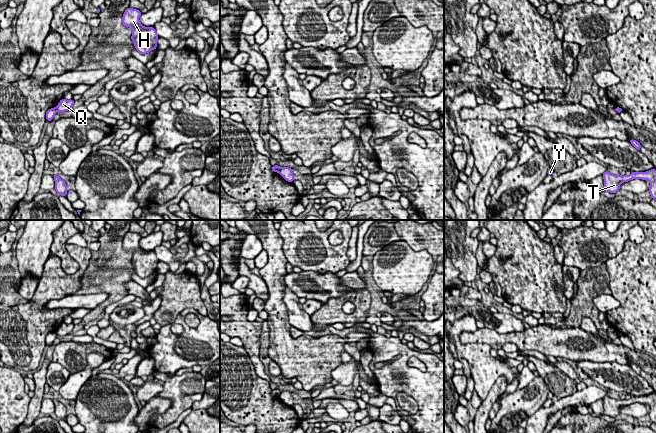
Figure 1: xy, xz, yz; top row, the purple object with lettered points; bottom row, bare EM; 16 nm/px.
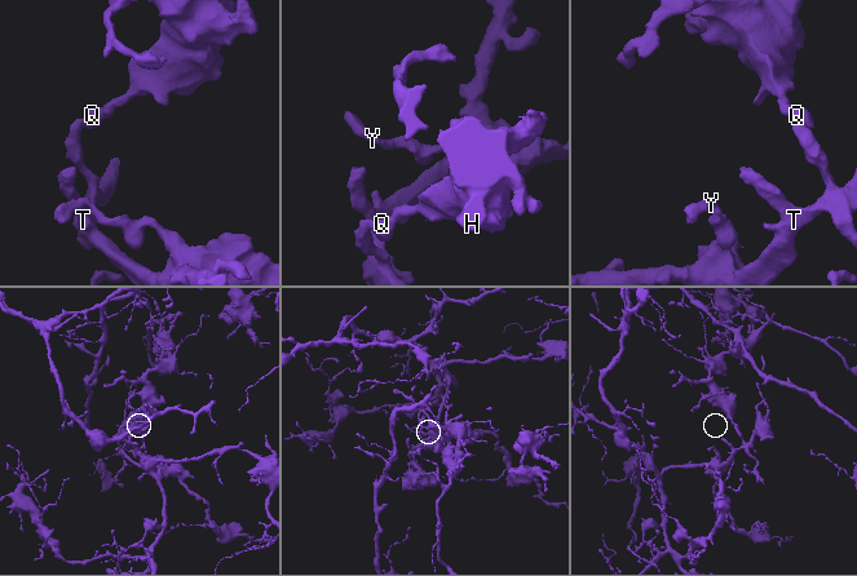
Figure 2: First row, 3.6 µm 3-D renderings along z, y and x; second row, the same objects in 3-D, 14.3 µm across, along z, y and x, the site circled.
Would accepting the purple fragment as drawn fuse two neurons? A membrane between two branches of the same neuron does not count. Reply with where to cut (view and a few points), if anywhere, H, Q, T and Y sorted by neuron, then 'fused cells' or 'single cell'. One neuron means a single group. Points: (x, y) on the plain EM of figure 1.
cut in xy along (55, 331), (57, 334); H Q / T Y; fused cells

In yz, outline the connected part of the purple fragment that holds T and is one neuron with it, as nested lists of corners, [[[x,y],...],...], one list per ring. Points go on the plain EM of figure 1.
[[[651,393],[646,396],[631,396],[630,399],[613,399],[609,395],[605,395],[603,398],[604,412],[602,414],[592,413],[594,417],[599,417],[600,415],[606,415],[610,417],[616,417],[620,414],[620,408],[623,406],[628,406],[632,403],[642,403],[650,406],[650,420],[652,423],[656,424],[656,393]]]

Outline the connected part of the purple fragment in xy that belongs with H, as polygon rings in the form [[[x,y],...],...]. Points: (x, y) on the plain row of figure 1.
[[[127,232],[122,241],[122,247],[125,251],[132,252],[131,264],[134,266],[135,273],[141,277],[146,278],[157,273],[157,264],[159,262],[154,251],[144,251],[139,241],[141,236],[138,233]]]

